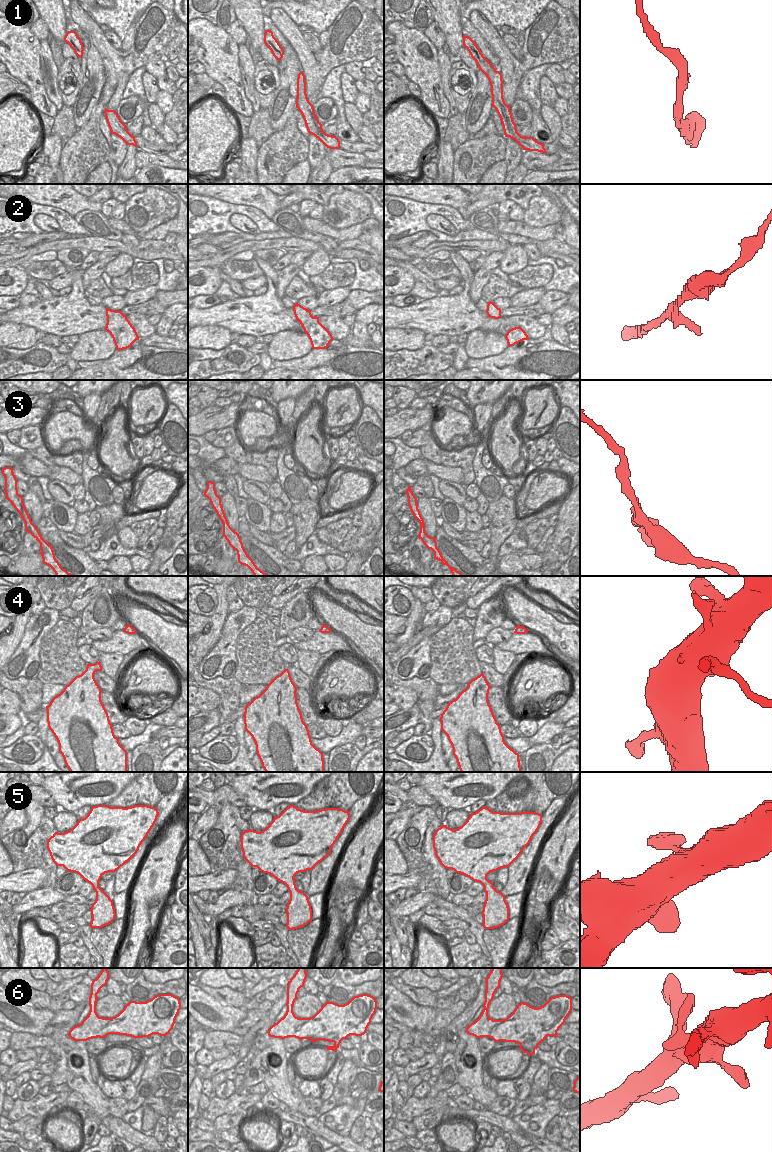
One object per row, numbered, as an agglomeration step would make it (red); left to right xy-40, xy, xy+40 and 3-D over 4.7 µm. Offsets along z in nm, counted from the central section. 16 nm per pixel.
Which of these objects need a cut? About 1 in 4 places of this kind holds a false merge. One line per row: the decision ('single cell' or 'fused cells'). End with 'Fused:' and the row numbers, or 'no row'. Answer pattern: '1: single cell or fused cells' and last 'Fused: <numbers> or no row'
1: single cell
2: single cell
3: single cell
4: single cell
5: single cell
6: single cell
Fused: no row

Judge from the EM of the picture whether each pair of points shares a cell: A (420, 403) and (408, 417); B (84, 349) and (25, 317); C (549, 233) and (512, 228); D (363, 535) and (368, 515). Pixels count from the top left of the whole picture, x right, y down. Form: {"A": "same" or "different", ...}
{"A": "different", "B": "different", "C": "same", "D": "same"}

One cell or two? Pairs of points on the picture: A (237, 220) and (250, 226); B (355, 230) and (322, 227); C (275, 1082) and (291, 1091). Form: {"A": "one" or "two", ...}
{"A": "one", "B": "one", "C": "one"}

